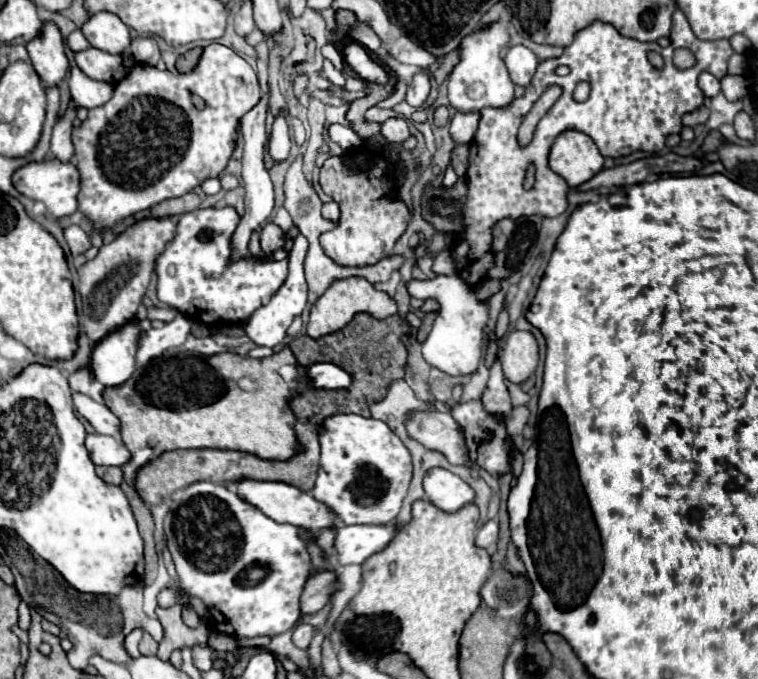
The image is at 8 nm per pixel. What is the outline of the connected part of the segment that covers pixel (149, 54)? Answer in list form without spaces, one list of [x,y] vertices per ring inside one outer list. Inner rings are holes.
[[[135,38],[129,46],[133,58],[141,64],[151,64],[155,66],[159,62],[159,48],[153,38]]]

